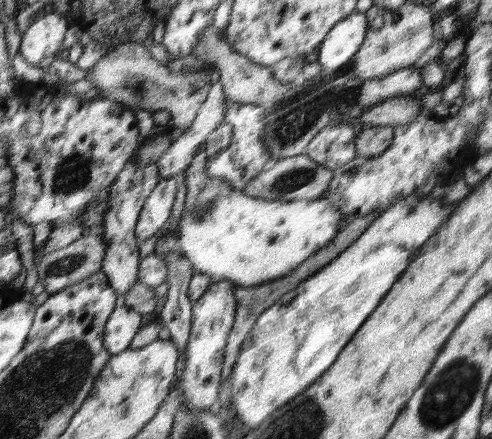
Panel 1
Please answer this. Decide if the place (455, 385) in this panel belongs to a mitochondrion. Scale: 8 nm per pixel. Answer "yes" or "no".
yes

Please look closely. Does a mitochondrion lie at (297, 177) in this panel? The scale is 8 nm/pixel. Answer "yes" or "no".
yes

